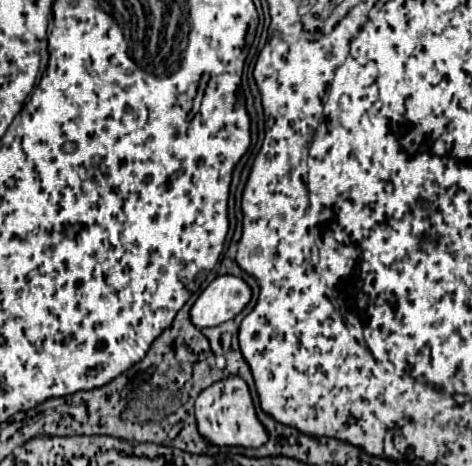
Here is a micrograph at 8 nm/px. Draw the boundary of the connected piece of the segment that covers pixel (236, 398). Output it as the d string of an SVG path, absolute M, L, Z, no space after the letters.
M229 375L207 387L195 401L195 415L199 433L213 445L239 445L239 447L261 447L267 443L269 433L261 425L249 387L241 375Z

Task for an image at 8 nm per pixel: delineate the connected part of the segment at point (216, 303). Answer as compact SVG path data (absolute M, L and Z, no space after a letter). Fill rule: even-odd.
M219 275L197 297L191 307L191 321L195 327L215 327L237 317L251 301L251 287L235 275Z

